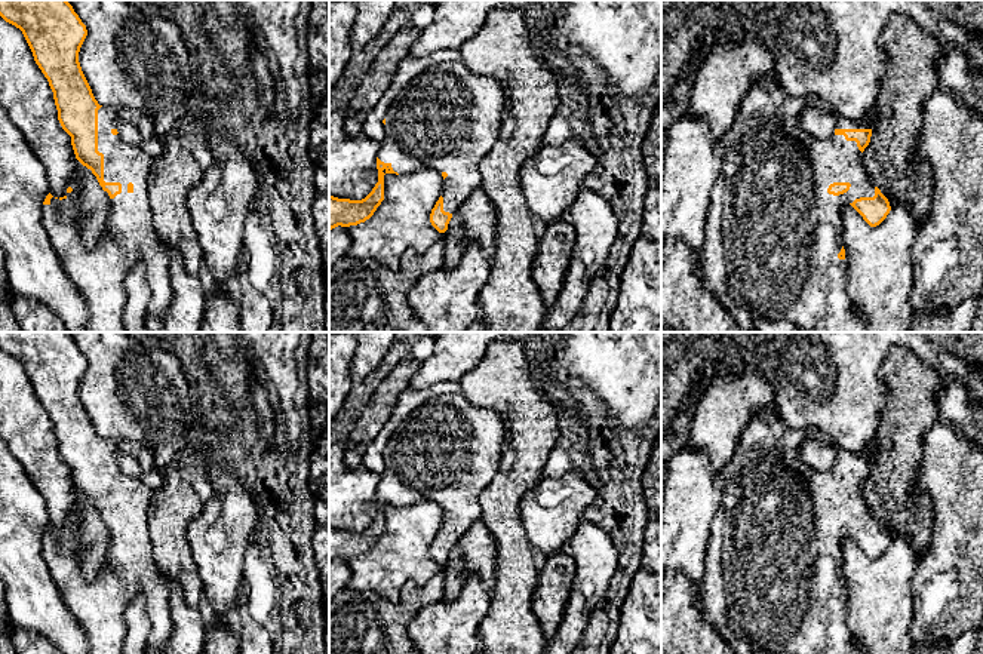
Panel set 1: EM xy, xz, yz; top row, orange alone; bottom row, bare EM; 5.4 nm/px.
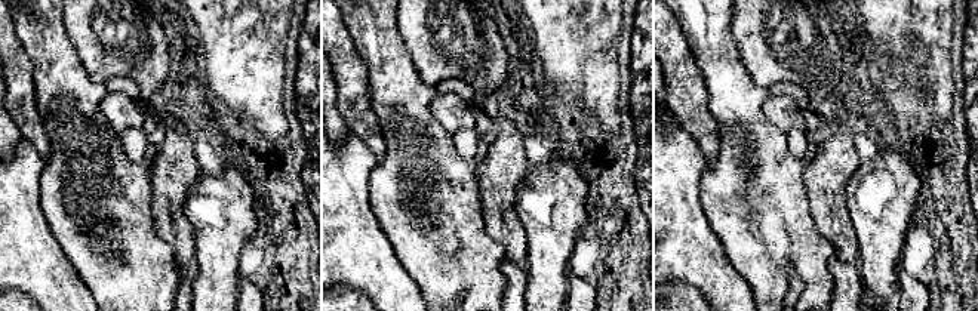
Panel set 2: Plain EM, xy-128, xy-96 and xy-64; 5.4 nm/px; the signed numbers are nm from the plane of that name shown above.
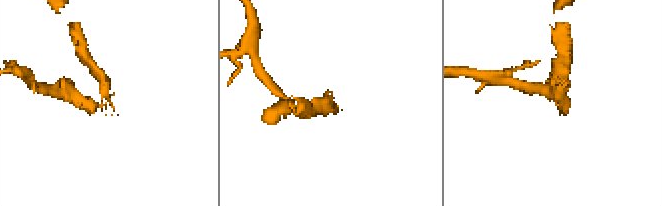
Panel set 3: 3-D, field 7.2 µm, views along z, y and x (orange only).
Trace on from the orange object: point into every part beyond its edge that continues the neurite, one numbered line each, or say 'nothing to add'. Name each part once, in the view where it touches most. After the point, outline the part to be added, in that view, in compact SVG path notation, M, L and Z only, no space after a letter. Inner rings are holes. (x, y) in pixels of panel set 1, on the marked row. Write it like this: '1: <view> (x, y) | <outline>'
1: xy (98, 273) | M101 107L98 110L98 151L104 154L104 181L120 182L122 193L110 199L107 228L93 248L87 248L74 225L74 196L50 199L43 205L43 227L61 261L62 271L85 298L89 308L89 332L129 332L123 323L123 310L128 300L125 279L130 268L141 261L145 265L145 280L151 292L147 314L162 316L172 300L171 258L168 248L160 242L148 203L147 179L153 159L139 147L130 145L122 136L113 135L117 111Z

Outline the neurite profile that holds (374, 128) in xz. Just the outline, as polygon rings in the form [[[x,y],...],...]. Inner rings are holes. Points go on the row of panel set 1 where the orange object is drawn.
[[[460,49],[437,50],[427,56],[409,55],[405,58],[399,64],[390,86],[385,89],[372,111],[365,119],[363,133],[377,142],[381,142],[385,136],[385,126],[383,120],[399,92],[408,86],[420,73],[428,70],[433,65],[440,65],[445,62],[463,62]]]

